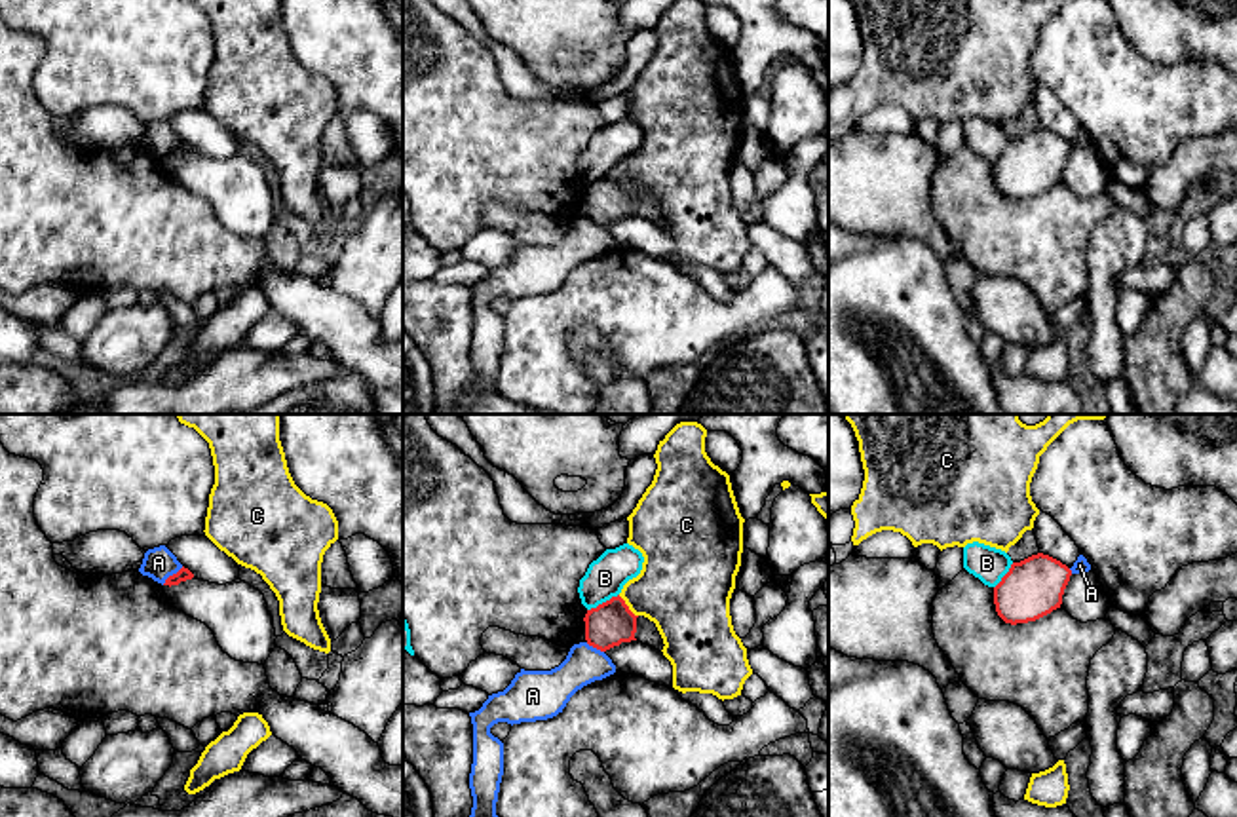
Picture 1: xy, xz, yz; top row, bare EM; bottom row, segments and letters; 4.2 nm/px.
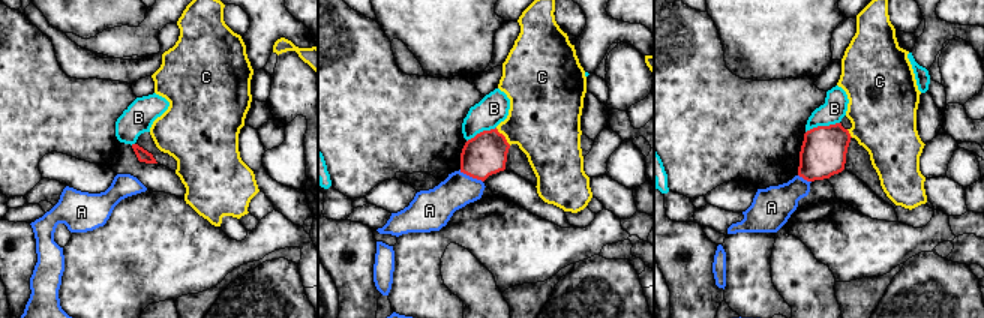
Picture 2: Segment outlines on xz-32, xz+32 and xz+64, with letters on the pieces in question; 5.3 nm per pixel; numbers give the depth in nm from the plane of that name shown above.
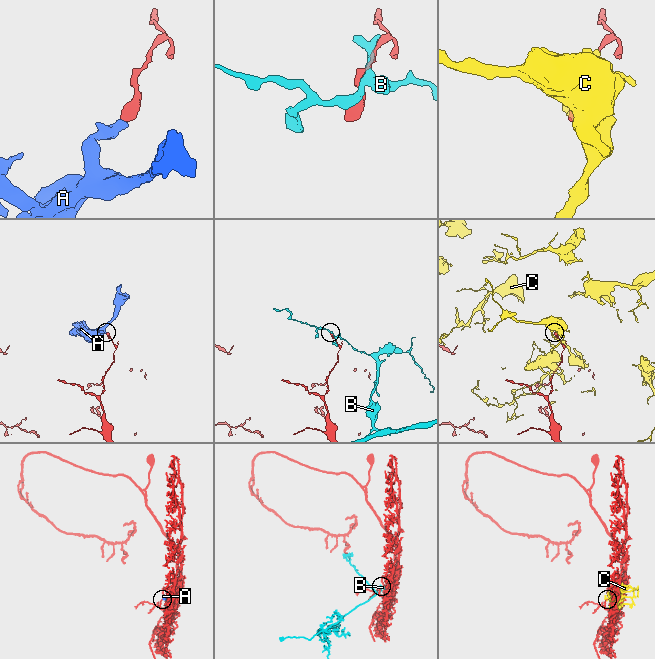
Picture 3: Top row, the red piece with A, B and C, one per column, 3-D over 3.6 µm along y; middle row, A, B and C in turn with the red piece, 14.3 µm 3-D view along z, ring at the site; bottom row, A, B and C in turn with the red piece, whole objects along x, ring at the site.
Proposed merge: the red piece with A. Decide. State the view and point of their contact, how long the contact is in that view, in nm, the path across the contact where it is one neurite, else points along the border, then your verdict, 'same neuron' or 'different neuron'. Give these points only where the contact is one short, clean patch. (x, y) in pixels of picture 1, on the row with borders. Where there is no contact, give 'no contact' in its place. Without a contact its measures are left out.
contact xy (173, 574); length 120 nm; border xy (183, 567), (162, 584); different neuron

